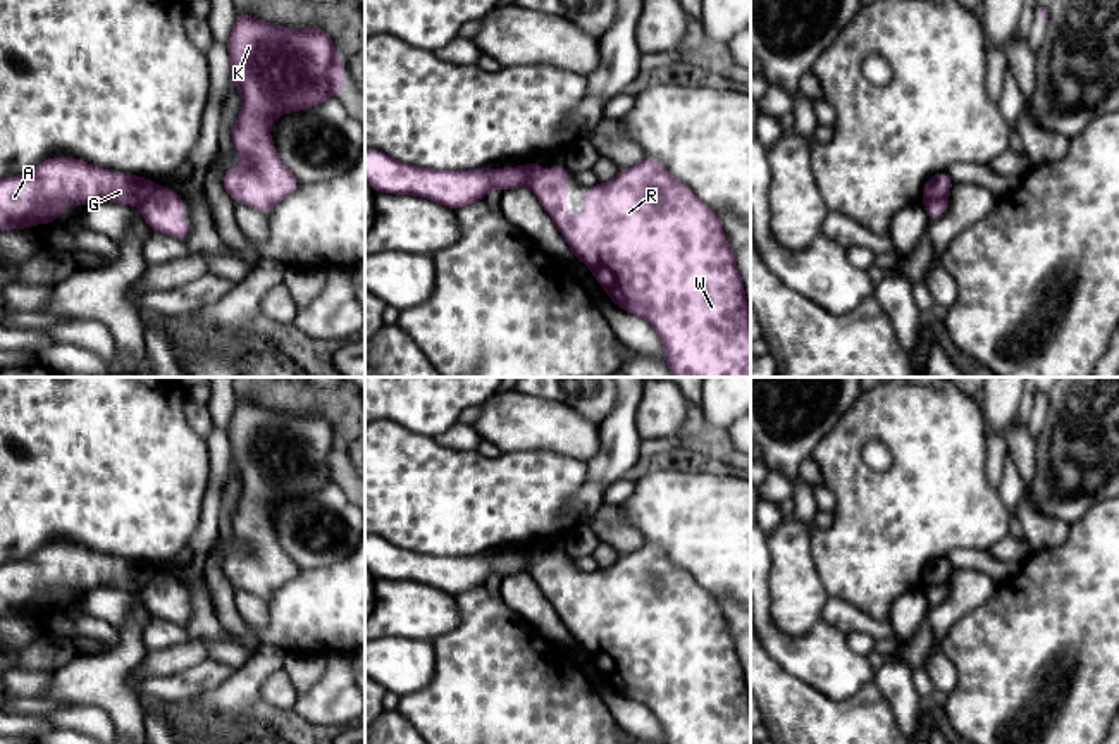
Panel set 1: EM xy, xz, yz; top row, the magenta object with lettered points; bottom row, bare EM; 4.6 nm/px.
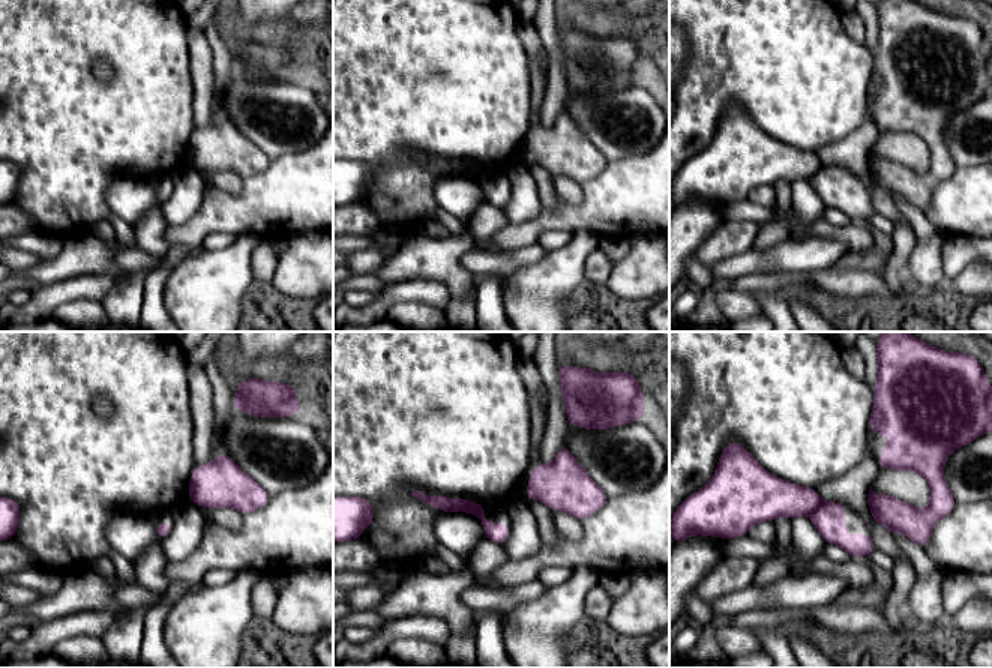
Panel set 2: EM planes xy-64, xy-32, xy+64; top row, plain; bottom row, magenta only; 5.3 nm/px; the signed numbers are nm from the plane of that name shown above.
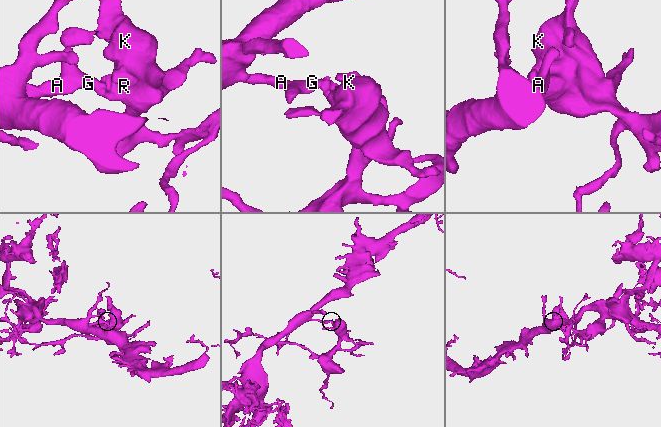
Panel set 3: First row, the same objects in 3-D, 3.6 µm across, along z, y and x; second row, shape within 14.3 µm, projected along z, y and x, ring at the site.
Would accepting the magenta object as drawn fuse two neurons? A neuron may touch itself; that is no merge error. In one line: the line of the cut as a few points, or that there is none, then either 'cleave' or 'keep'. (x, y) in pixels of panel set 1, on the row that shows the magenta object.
yz (947, 195), (921, 200) | cleave

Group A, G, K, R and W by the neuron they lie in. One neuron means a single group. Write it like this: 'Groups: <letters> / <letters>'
Groups: A G / K R W

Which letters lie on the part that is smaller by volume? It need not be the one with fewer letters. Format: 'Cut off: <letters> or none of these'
Cut off: K, R, W

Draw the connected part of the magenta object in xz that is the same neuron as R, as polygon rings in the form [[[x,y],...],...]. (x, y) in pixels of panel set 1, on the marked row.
[[[649,157],[634,167],[620,169],[608,183],[585,186],[587,214],[566,212],[568,177],[570,172],[565,165],[541,172],[539,162],[532,160],[527,186],[572,248],[572,257],[592,270],[592,277],[608,293],[609,301],[654,327],[663,341],[665,363],[671,375],[751,377],[751,308],[716,212],[699,200],[689,186],[677,181],[661,162]]]

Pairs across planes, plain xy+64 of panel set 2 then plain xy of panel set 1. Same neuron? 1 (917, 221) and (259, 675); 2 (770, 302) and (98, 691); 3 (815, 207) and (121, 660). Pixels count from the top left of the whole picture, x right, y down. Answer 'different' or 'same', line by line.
1: different
2: different
3: same

